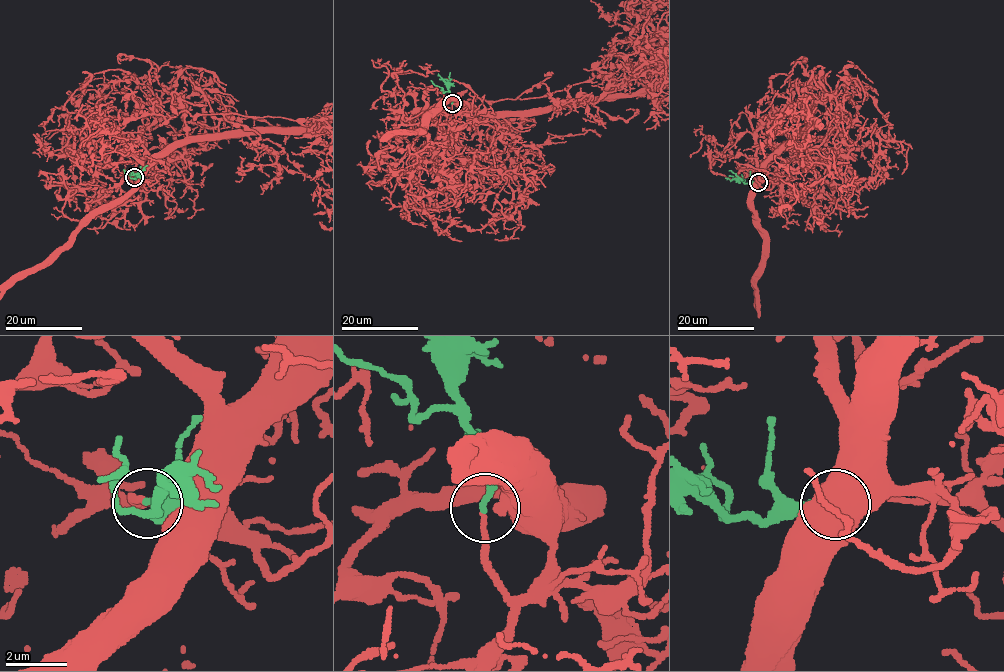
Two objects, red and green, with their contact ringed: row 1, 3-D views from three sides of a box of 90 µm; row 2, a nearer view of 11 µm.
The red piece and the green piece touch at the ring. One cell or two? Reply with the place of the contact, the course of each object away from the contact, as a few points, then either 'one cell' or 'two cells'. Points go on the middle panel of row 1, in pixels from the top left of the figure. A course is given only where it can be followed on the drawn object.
place (452, 103); course green (452, 103), (448, 92), (444, 93), (430, 80); one cell

